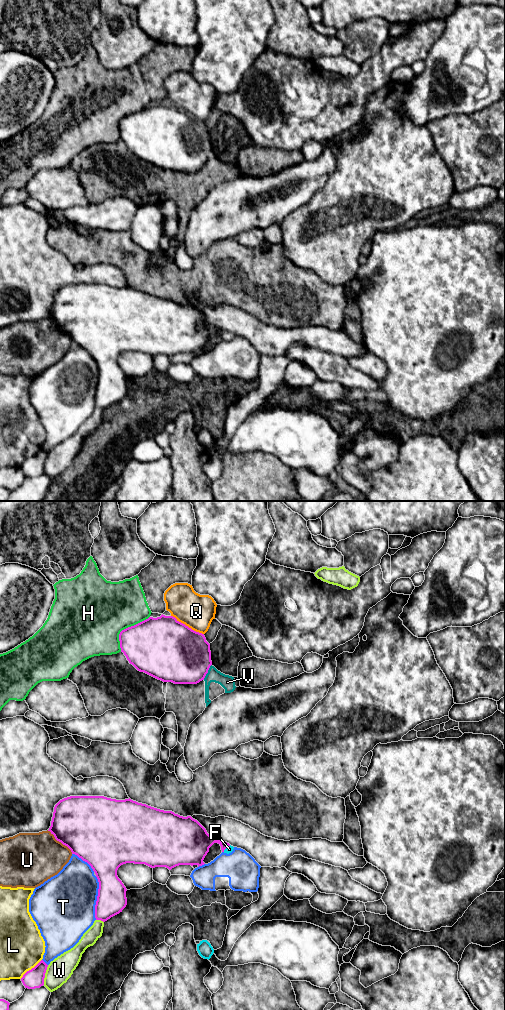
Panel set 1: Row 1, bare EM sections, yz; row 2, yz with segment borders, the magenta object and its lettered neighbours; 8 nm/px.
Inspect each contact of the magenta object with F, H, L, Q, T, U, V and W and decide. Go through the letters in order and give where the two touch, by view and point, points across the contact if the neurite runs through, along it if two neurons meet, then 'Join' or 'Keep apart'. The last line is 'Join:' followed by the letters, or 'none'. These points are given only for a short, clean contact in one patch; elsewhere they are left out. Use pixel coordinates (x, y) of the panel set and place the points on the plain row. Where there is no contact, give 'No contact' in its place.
F: Touches magenta at yz (226, 335). Path across: yz (195, 332), (218, 329), (226, 335), (229, 337). Join
H: Touches magenta at yz (126, 116). Keep apart
L: Touches magenta at yz (31, 457). Keep apart
Q: Touches magenta at yz (187, 114). Keep apart
T: Touches magenta at yz (97, 386). Keep apart
U: Touches magenta at yz (60, 329). Keep apart
V: Touches magenta at yz (207, 160). Boundary: yz (211, 152), (203, 167). Keep apart
W: Touches magenta at yz (44, 463). Keep apart
Join: F

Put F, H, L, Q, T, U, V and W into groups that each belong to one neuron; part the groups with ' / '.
F / H / L / Q / T / U / V / W

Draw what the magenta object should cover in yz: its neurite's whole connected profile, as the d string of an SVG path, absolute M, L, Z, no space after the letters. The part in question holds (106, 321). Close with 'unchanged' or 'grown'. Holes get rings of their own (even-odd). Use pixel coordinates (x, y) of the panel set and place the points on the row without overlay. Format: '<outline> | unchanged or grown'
M70 284L60 288L54 295L49 318L55 327L67 334L72 342L87 350L99 370L95 393L95 406L103 410L119 402L127 393L126 375L117 364L118 356L126 351L145 352L151 356L166 355L169 358L179 353L202 354L209 336L218 331L224 341L234 337L229 331L211 325L206 317L191 304L183 305L172 299L160 298L129 287L116 288L104 284Z | grown

